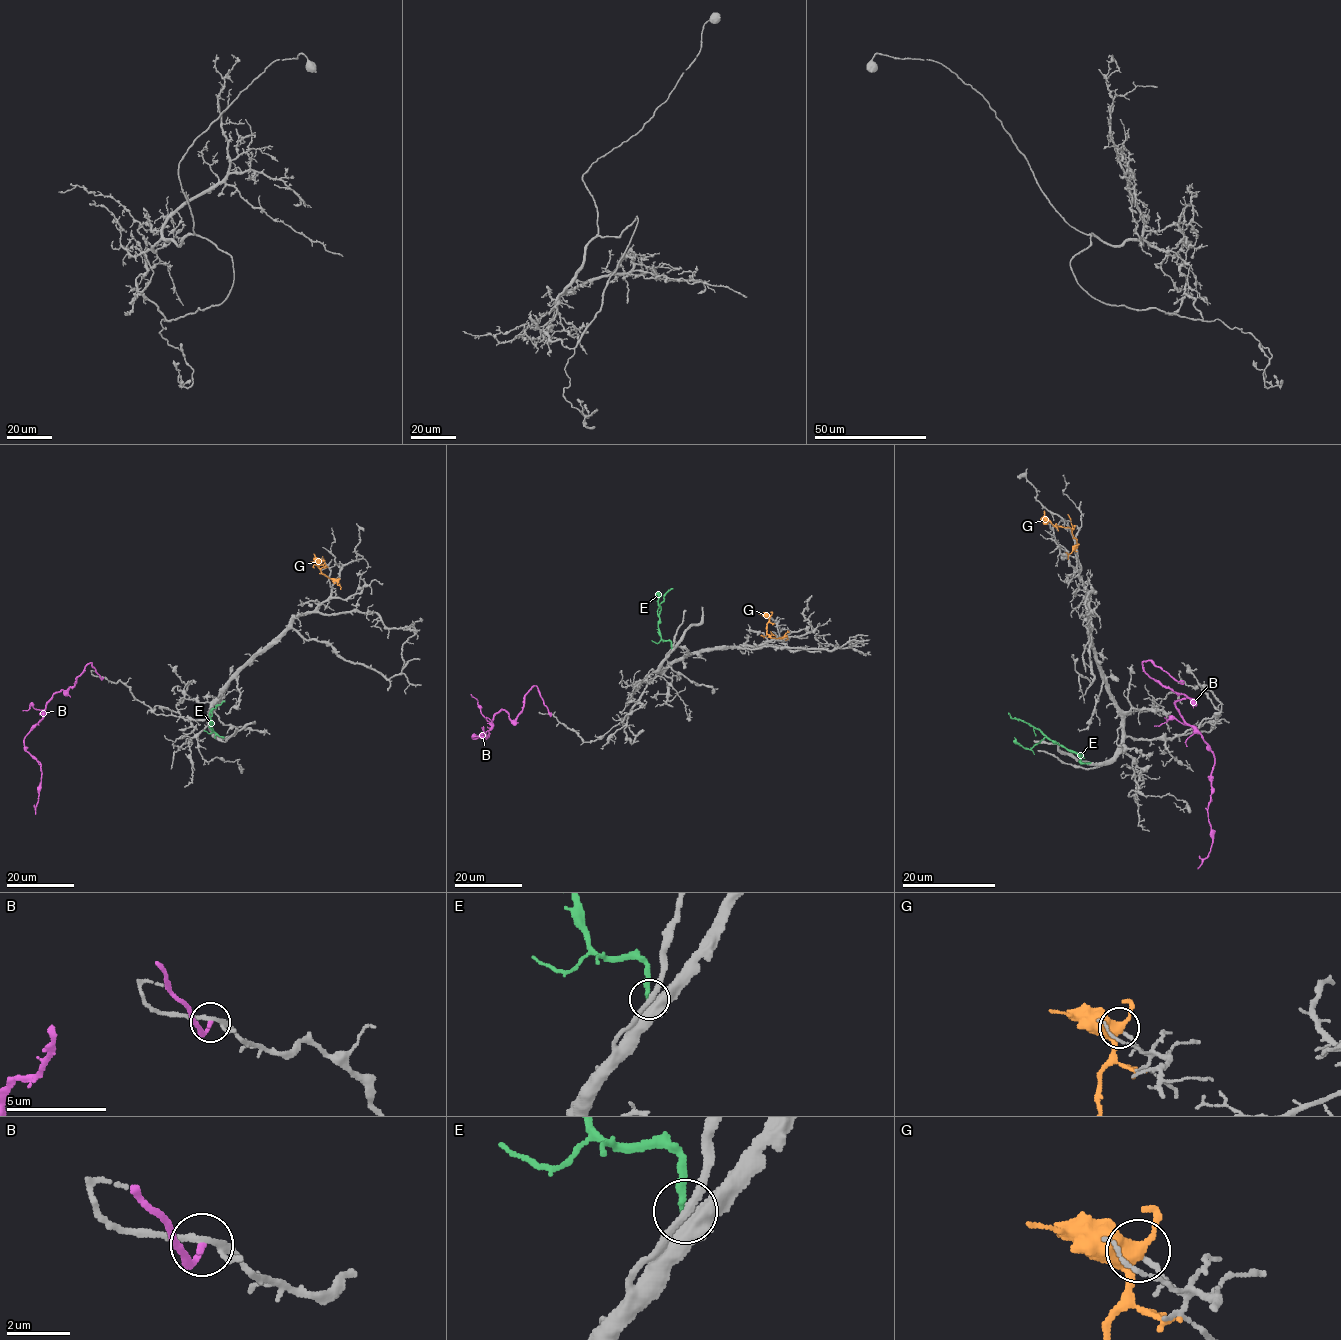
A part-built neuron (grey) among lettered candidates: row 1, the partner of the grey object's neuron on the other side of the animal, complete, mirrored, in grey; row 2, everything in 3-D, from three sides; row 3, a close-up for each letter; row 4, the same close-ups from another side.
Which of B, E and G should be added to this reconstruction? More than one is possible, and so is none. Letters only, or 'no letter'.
no letter

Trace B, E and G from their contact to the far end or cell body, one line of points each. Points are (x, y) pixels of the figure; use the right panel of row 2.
B: (1180, 680), (1150, 660), (1142, 665), (1190, 698), (1175, 705), (1213, 754), (1212, 845), (1198, 868)
E: (1089, 763), (1082, 763), (1074, 753), (1008, 713)
G: (1046, 519), (1057, 526), (1069, 527), (1075, 538), (1076, 545), (1067, 559)

